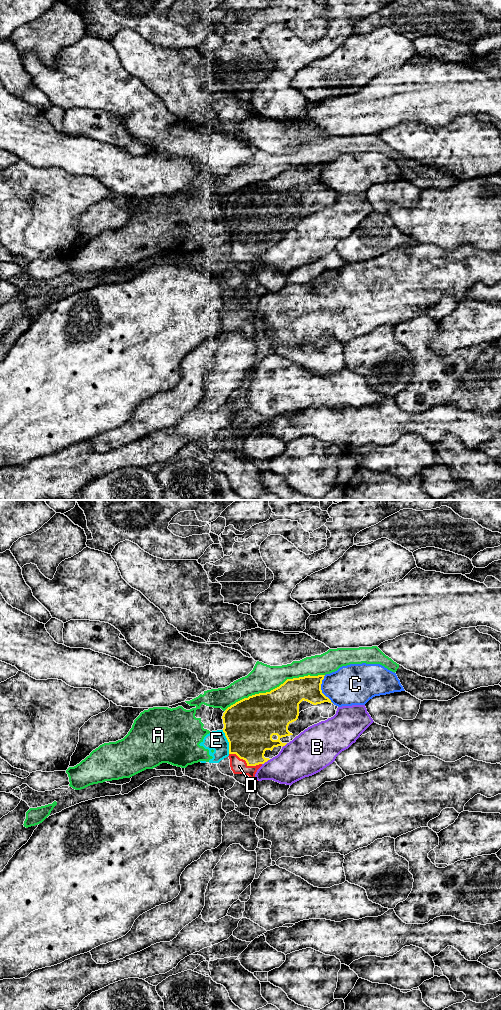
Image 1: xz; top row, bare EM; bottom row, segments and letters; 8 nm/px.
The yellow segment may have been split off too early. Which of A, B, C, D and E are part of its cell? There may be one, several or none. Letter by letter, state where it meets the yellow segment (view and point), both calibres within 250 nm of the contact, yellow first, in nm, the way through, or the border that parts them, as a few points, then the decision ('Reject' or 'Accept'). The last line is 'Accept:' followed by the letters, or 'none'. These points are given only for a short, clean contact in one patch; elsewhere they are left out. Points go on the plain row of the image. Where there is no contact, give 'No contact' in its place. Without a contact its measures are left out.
A: Touches yellow at xz (275, 176). Thickness 360 nm (yellow) against 220 nm. Reject
B: Touches yellow at xz (266, 249). Thickness 360 nm (yellow) against 300 nm. Reject
C: Touches yellow at xz (320, 177). Thickness 220 nm (yellow) against 320 nm. Reject
D: Touches yellow at xz (246, 250). Thickness 380 nm (yellow) against 130 nm. Path across: xz (249, 219), (246, 250), (239, 254). Accept
E: Touches yellow at xz (228, 229). Thickness 420 nm (yellow) against 160 nm. Reject
Accept: D

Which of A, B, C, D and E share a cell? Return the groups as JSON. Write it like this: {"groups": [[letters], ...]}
{"groups": [["A", "E"], ["B"], ["C"], ["D"]]}

